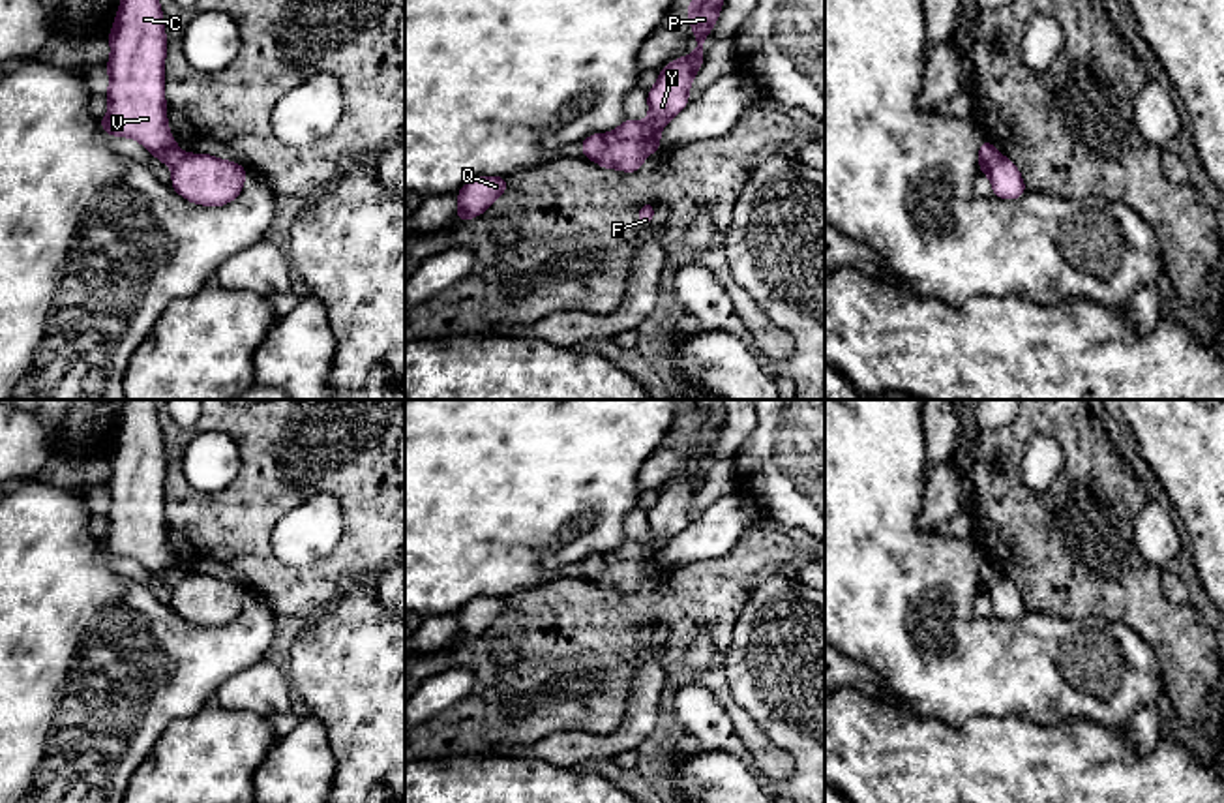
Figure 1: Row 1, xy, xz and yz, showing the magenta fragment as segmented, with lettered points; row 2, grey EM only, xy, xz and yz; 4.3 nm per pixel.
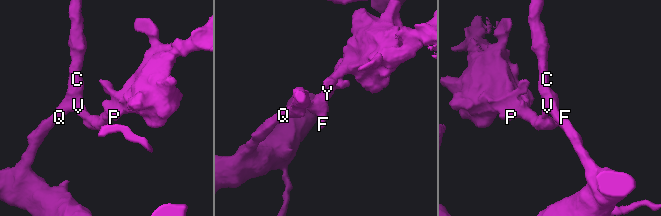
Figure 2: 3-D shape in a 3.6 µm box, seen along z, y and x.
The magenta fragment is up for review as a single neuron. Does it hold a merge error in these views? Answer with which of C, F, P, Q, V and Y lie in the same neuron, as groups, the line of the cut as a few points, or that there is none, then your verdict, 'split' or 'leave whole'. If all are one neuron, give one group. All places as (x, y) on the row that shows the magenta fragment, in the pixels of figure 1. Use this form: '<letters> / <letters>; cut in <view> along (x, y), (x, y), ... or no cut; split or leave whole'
C Q V / F P Y; cut in xz along (604, 136), (604, 147), (595, 160); split

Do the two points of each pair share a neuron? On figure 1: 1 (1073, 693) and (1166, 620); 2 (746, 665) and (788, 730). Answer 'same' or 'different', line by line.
1: different
2: same

